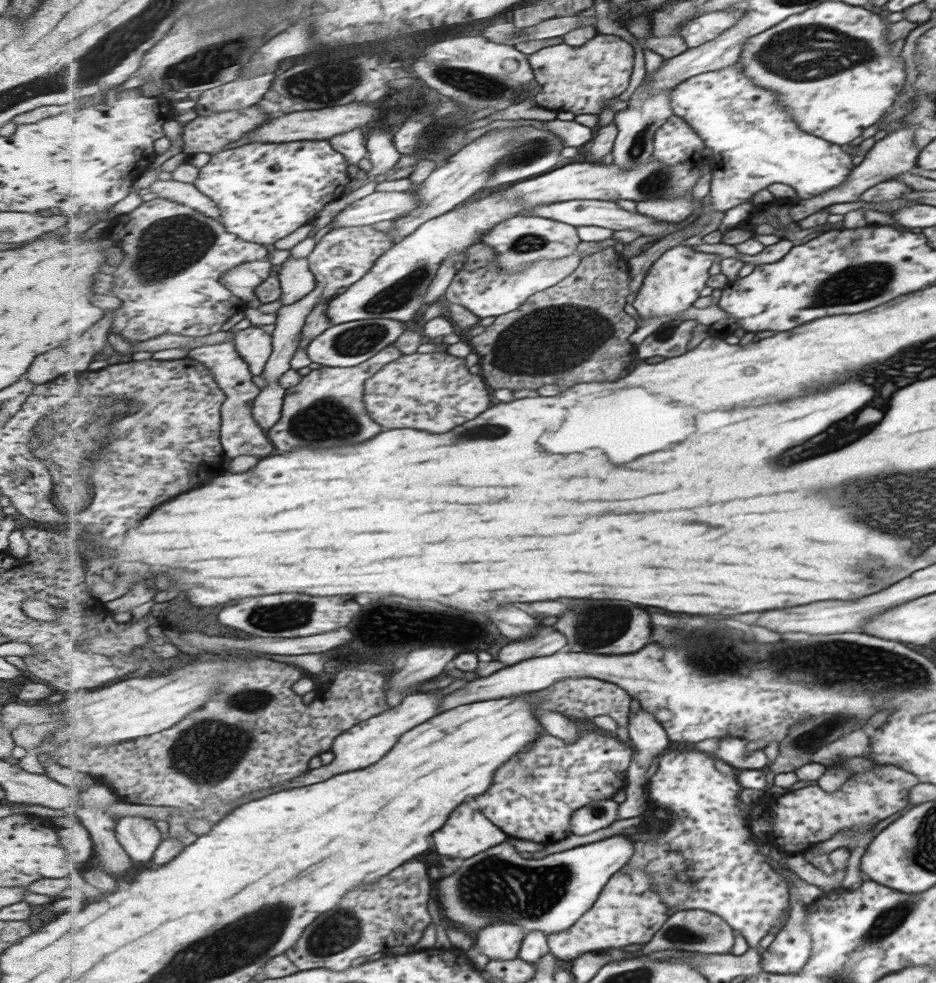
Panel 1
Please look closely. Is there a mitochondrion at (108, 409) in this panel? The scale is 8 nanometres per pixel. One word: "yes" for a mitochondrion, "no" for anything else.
yes

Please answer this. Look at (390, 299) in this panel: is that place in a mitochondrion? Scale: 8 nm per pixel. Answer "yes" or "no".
yes

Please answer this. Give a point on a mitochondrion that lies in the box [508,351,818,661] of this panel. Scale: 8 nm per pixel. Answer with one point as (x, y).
(584, 621)

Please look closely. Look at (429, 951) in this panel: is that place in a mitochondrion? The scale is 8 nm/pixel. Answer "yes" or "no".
no

